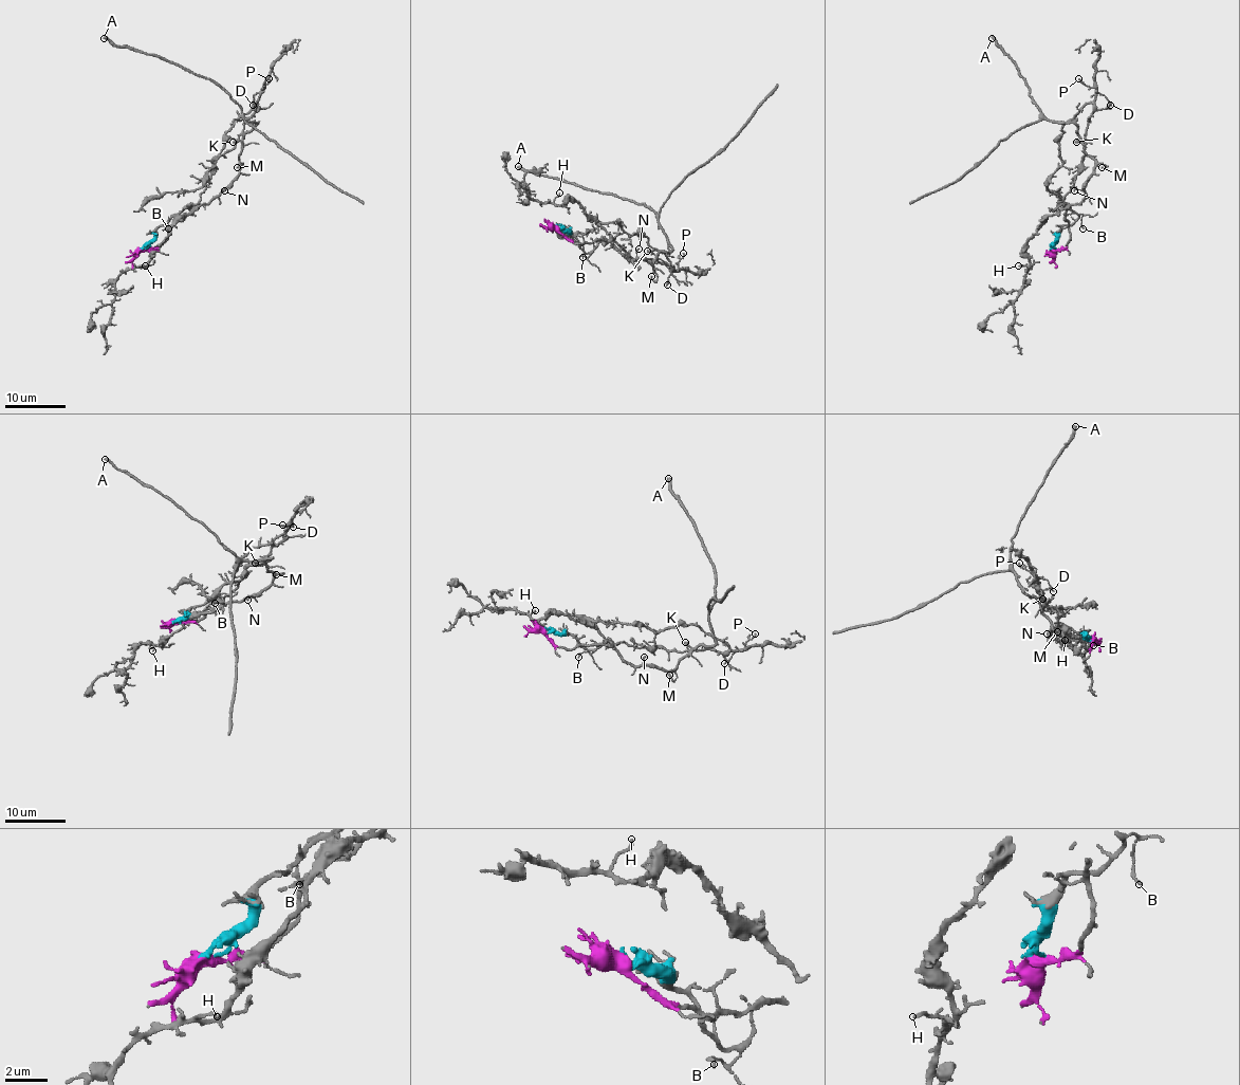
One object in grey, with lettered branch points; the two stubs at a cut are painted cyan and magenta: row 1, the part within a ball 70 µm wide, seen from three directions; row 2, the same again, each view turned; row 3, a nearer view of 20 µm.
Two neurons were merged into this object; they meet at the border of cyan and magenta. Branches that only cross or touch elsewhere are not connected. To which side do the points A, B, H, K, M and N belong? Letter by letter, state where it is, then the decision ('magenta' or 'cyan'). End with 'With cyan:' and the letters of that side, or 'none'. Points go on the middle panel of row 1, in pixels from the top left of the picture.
A: place (518, 166); magenta
B: place (583, 257); cyan
H: place (559, 192); magenta
K: place (647, 251); magenta
M: place (651, 276); magenta
N: place (639, 249); magenta
With cyan: B

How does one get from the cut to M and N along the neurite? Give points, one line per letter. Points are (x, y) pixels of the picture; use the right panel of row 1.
M: (1053, 250), (1062, 250), (1070, 238), (1067, 208), (1085, 197), (1085, 181), (1095, 166), (1106, 166), (1102, 168)
N: (1053, 250), (1062, 250), (1070, 238), (1067, 208), (1085, 197), (1084, 191), (1074, 190)

